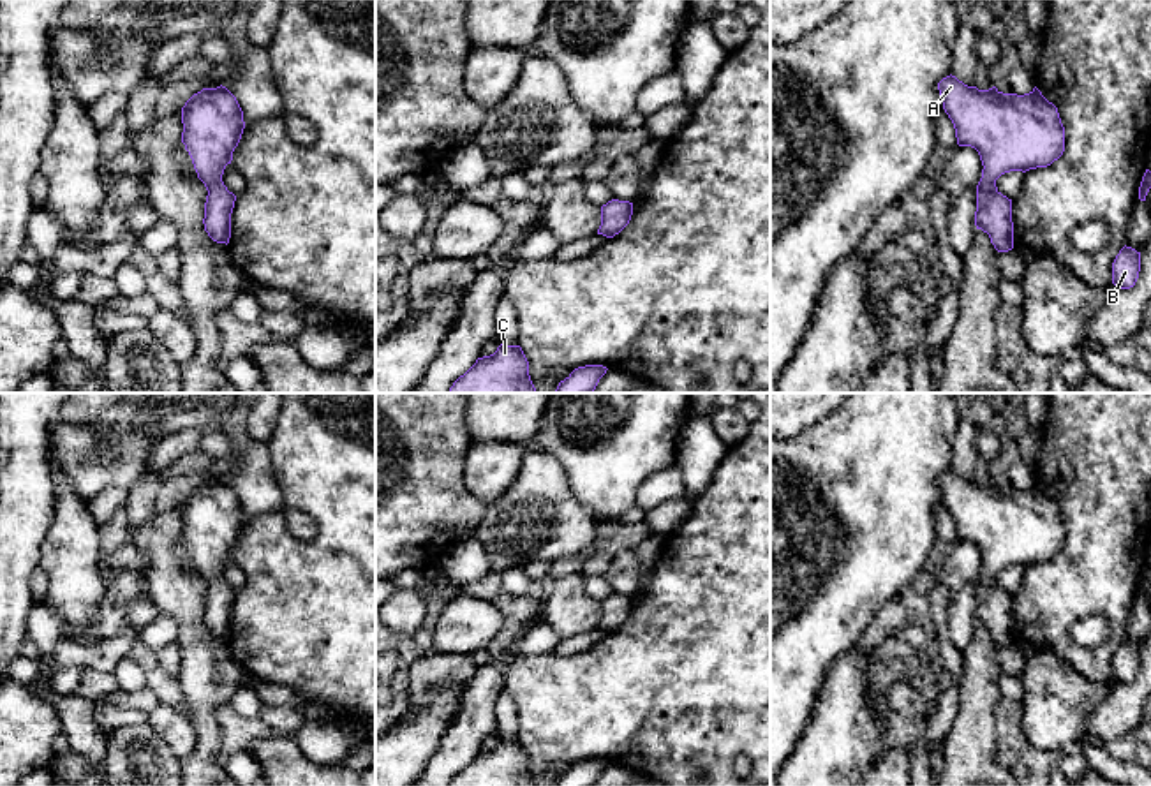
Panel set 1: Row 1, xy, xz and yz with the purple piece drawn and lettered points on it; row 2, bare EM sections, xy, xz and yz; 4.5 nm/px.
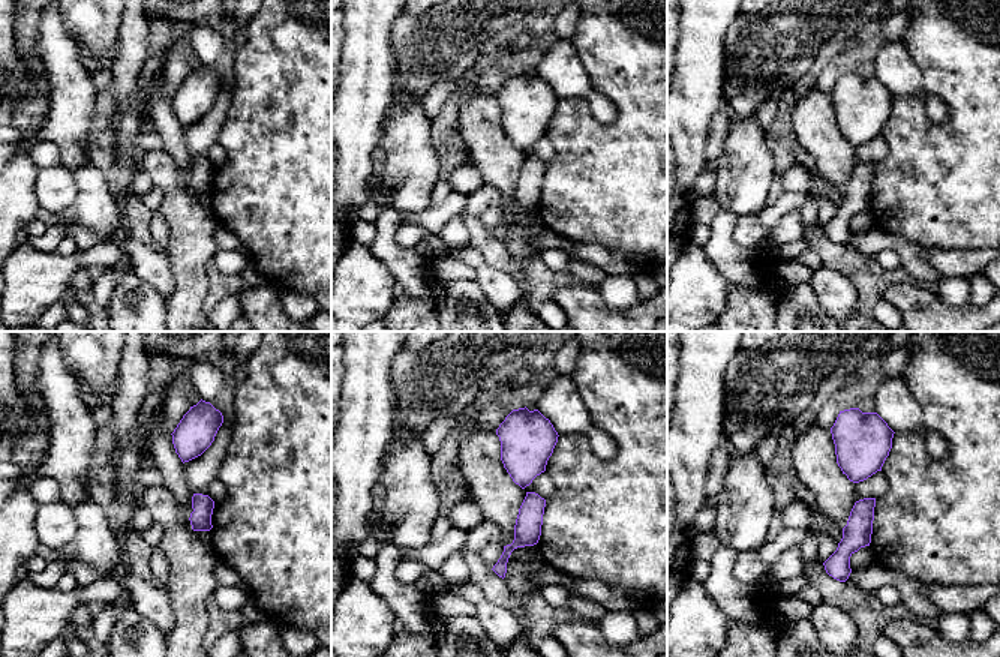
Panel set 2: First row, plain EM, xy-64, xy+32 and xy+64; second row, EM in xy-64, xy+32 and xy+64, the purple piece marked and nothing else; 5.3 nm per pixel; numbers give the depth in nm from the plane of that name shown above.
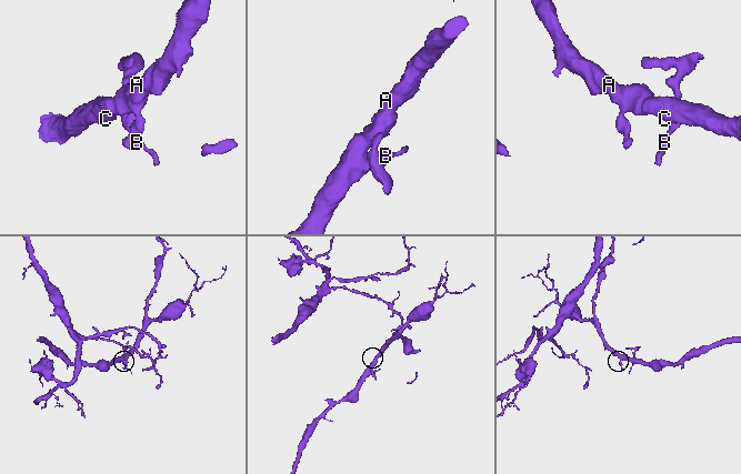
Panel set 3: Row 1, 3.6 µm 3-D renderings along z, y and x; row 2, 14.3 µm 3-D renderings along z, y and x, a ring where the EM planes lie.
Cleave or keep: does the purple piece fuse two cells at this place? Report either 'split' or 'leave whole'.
leave whole

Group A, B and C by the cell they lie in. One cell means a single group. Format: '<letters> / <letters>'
A B C

